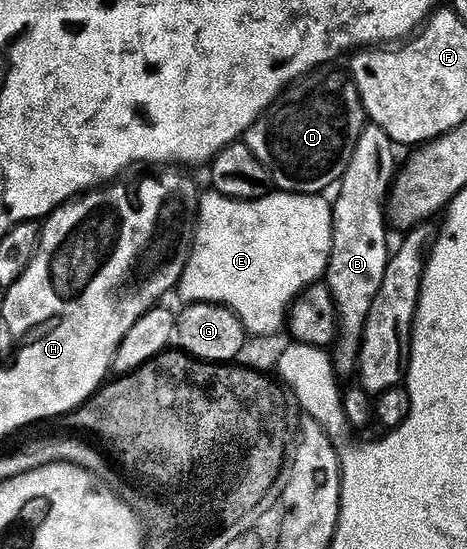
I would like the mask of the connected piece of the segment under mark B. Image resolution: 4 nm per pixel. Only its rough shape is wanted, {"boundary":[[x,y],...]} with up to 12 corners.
{"boundary":[[366,125],[333,202],[327,285],[358,357],[389,263],[395,143]]}

